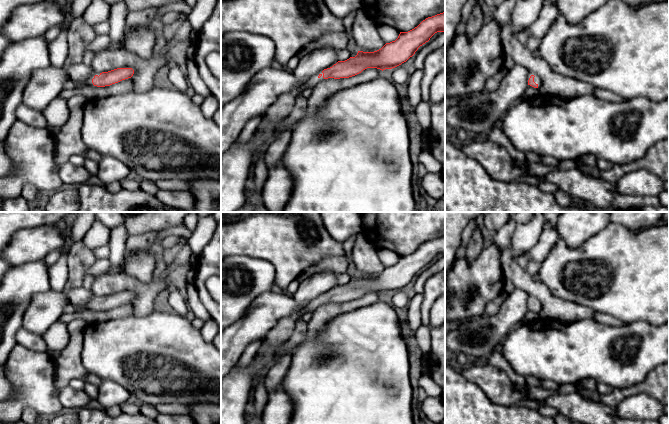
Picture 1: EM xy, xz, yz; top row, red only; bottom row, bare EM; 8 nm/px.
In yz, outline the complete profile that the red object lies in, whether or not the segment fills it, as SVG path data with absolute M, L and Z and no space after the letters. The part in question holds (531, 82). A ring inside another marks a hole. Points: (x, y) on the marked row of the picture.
M529 72L528 85L530 87L539 89L540 86L542 85L540 77L534 72Z

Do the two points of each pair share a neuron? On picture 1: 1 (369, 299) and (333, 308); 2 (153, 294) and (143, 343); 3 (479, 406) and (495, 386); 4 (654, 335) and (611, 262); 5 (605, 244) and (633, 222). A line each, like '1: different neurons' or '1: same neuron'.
1: same neuron
2: different neurons
3: different neurons
4: different neurons
5: different neurons

